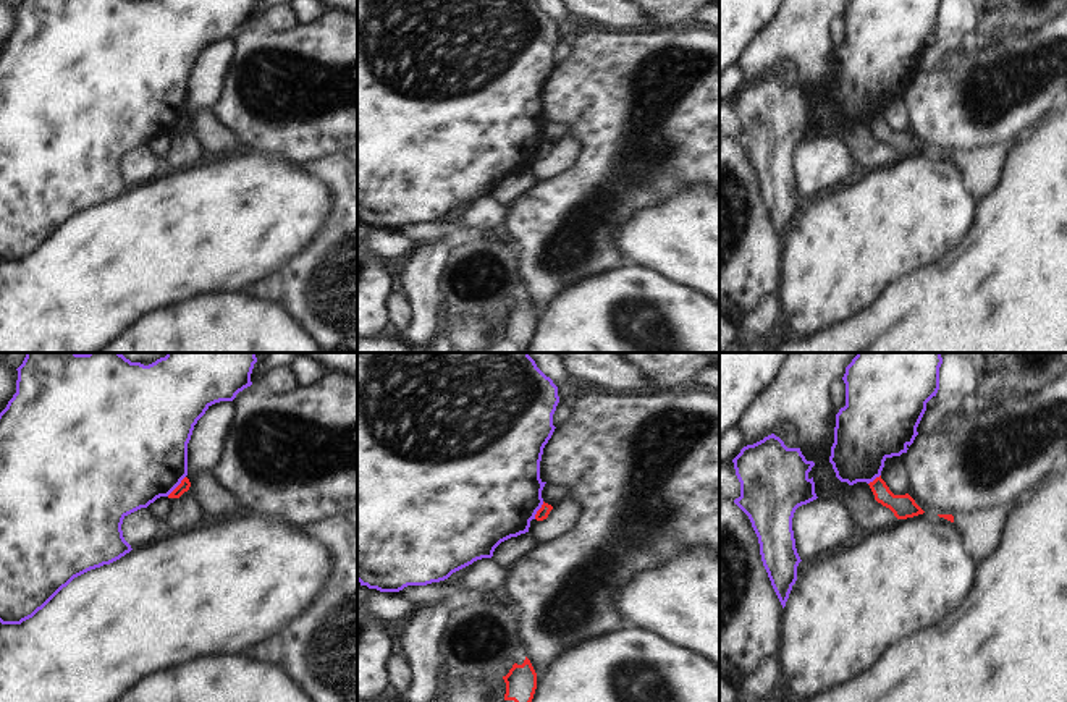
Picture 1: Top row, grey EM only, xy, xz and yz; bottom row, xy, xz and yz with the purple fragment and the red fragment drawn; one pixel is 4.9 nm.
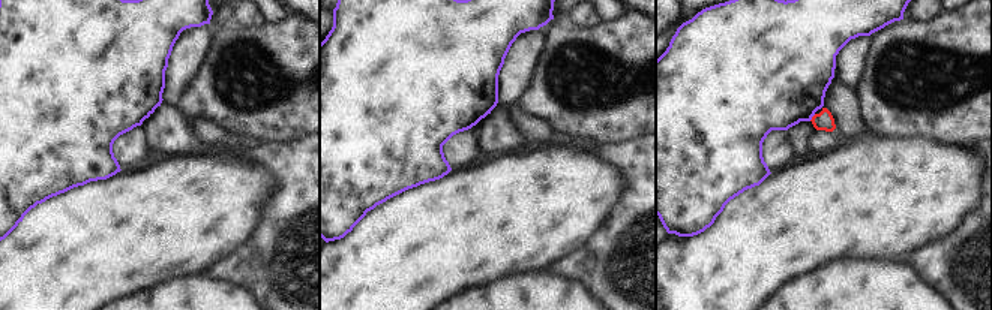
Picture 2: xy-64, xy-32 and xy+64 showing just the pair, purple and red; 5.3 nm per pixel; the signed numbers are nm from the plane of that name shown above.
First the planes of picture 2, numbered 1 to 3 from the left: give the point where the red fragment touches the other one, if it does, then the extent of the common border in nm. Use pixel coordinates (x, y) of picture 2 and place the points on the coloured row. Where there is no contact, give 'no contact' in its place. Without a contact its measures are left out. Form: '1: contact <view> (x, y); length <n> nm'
1: no contact
2: no contact
3: contact xy+64 (812, 116); length 50 nm

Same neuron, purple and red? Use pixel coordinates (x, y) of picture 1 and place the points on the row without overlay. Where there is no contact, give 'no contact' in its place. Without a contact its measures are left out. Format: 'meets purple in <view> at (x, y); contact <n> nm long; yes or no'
meets purple in xy at (177, 123); contact 140 nm long; no

